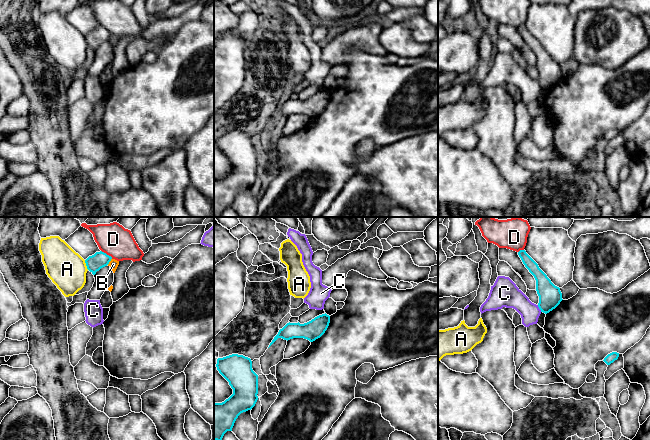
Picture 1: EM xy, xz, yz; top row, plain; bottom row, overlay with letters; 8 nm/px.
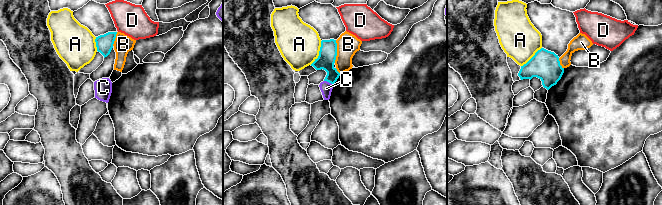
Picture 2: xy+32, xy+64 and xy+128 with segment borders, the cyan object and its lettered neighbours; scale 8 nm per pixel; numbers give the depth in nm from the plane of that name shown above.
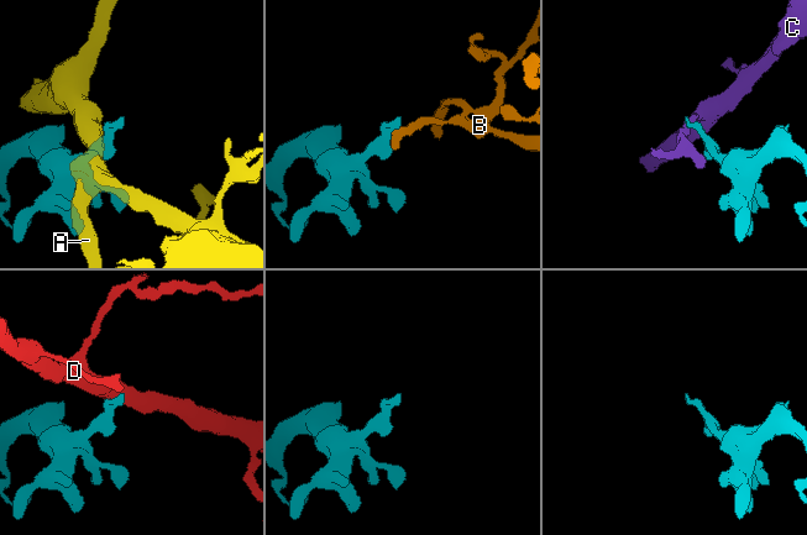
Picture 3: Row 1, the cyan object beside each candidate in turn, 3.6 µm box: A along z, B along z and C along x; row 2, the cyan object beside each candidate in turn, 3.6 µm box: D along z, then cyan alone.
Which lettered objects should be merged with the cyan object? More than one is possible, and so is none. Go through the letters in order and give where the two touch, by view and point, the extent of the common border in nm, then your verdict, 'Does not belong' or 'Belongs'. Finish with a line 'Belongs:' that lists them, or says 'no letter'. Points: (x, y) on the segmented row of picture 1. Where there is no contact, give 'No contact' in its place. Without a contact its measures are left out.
A: Touches cyan at xy (86, 265). Shared border 90 nm. Does not belong
B: Touches cyan at xy (110, 260). Shared border 70 nm. Does not belong
C: Touches cyan at yz (539, 308). Shared border 70 nm. Does not belong
D: Touches cyan at xy (106, 254). Shared border 120 nm. Does not belong
Belongs: no letter

